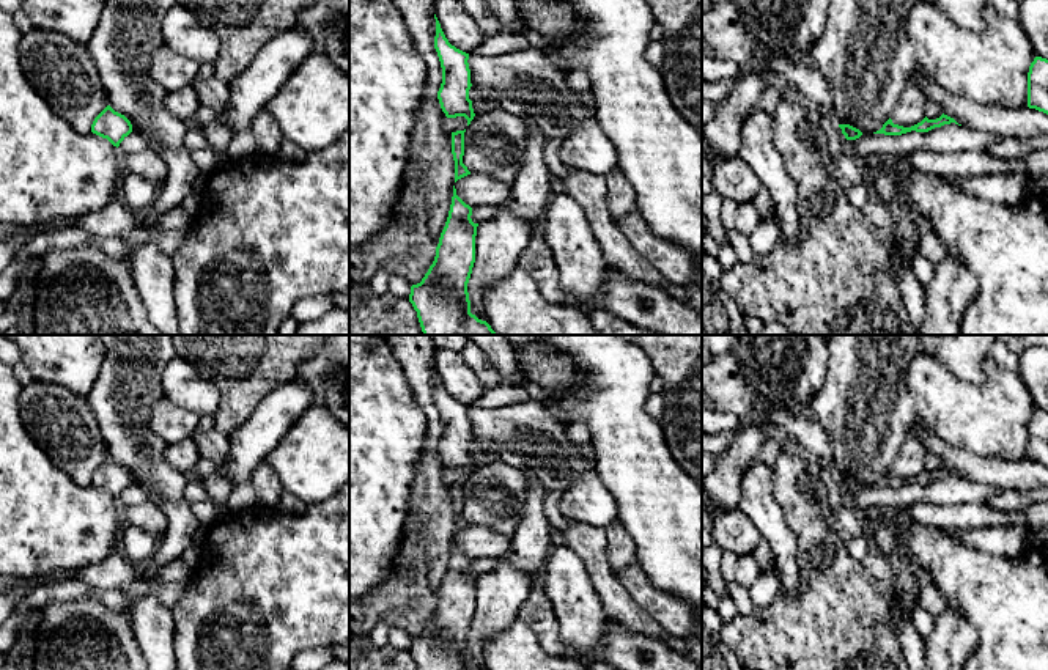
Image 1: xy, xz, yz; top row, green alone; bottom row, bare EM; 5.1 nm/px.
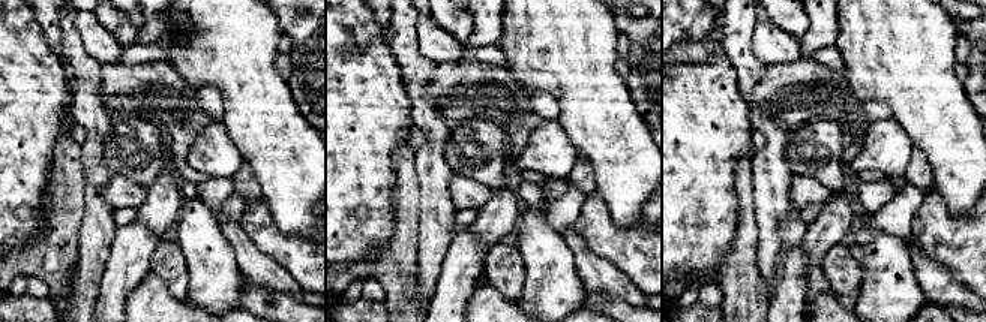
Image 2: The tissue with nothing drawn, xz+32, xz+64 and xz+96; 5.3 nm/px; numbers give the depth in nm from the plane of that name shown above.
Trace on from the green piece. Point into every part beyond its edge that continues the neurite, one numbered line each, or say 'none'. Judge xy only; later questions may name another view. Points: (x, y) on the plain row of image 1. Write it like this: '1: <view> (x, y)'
none

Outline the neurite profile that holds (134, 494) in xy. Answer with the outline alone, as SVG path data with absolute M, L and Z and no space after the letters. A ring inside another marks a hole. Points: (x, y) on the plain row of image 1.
M132 483L124 492L120 495L118 503L121 508L135 506L148 500L146 492L135 483Z

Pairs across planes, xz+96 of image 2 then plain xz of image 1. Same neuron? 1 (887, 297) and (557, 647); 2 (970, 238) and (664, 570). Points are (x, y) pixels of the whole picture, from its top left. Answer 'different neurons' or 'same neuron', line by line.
1: different neurons
2: different neurons

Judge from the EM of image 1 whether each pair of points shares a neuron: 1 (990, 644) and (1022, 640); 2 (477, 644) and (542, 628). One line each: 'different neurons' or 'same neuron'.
1: same neuron
2: different neurons

